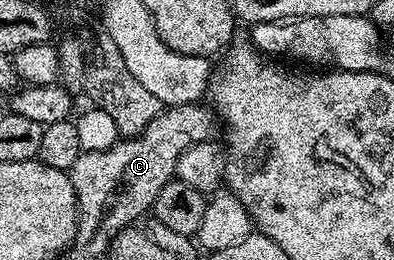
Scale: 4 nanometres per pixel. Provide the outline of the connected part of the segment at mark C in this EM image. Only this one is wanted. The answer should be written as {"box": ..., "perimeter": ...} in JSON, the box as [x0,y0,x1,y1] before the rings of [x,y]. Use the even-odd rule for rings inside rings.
{"box":[70,105,218,244],"perimeter":[[[207,105],[170,106],[161,109],[143,134],[124,138],[109,150],[80,153],[70,174],[76,180],[84,178],[84,187],[81,185],[78,190],[78,214],[85,222],[82,224],[86,231],[84,238],[92,240],[97,234],[101,243],[107,244],[112,235],[131,227],[135,218],[143,219],[151,211],[158,192],[173,181],[178,156],[182,156],[186,148],[209,141],[215,130],[217,133],[218,120]]]}

